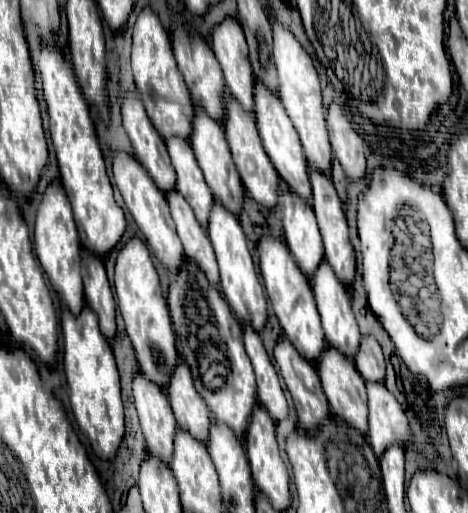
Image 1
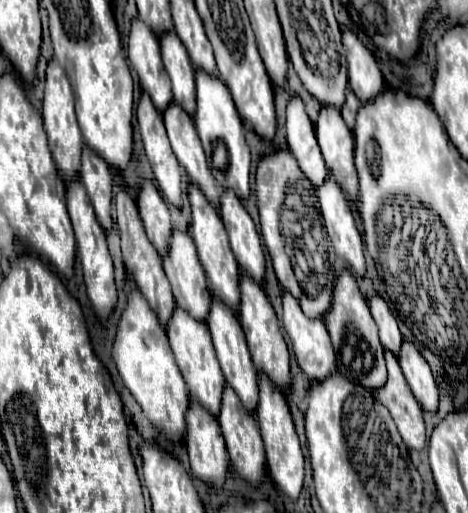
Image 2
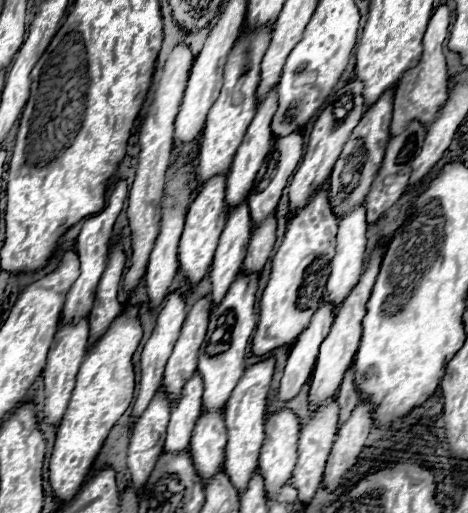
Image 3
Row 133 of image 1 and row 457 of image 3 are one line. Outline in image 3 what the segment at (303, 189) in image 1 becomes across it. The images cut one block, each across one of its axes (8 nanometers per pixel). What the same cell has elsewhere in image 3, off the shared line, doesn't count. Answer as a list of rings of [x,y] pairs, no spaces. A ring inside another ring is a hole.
[[[290,410],[274,412],[264,422],[264,444],[260,448],[258,472],[264,476],[268,496],[276,496],[280,488],[292,478],[296,466],[296,442],[300,432],[300,418]]]

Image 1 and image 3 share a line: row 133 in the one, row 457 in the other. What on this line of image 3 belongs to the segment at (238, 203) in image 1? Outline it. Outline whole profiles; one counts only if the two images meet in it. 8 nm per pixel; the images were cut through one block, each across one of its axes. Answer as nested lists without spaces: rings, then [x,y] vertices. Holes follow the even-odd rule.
[[[204,412],[192,430],[190,454],[198,474],[210,480],[224,462],[226,426],[222,412]]]

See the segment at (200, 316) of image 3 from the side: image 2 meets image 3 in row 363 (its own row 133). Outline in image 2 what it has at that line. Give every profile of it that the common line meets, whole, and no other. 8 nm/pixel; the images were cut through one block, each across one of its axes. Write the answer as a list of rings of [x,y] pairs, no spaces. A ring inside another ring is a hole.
[[[170,104],[170,108],[164,112],[164,124],[166,132],[172,144],[172,150],[180,162],[180,166],[188,172],[190,180],[202,188],[206,198],[218,208],[218,192],[216,192],[216,180],[210,172],[206,154],[202,150],[198,132],[194,128],[192,116],[178,108],[178,104]]]

